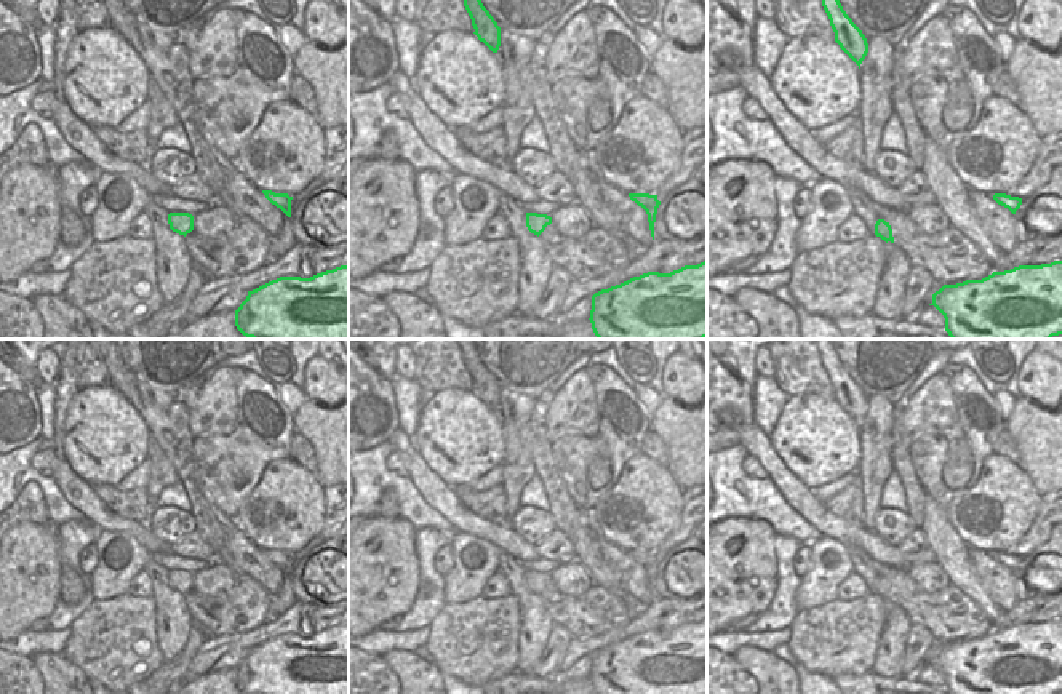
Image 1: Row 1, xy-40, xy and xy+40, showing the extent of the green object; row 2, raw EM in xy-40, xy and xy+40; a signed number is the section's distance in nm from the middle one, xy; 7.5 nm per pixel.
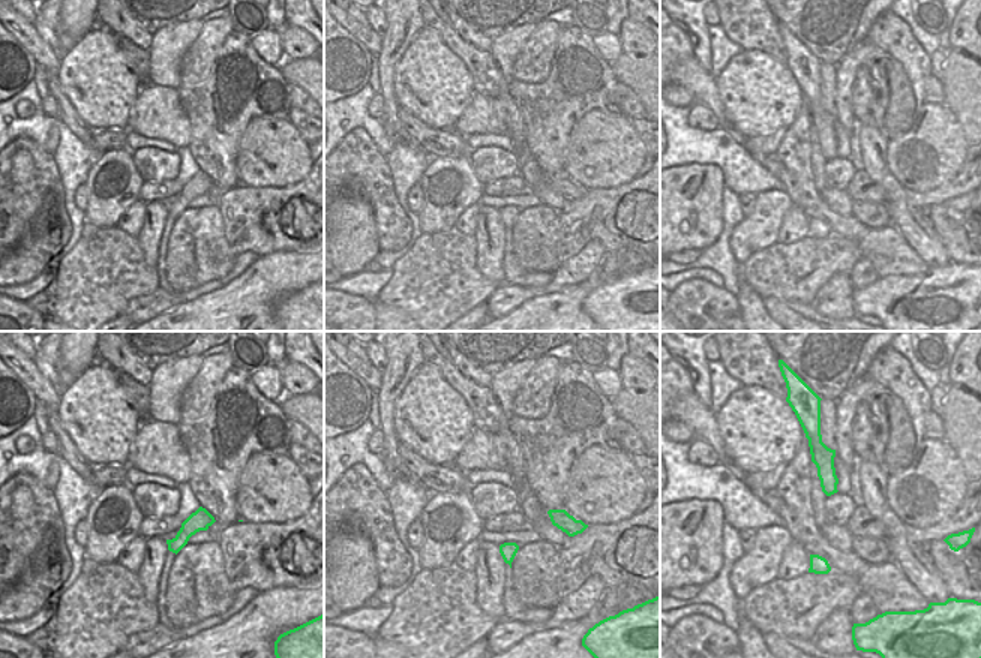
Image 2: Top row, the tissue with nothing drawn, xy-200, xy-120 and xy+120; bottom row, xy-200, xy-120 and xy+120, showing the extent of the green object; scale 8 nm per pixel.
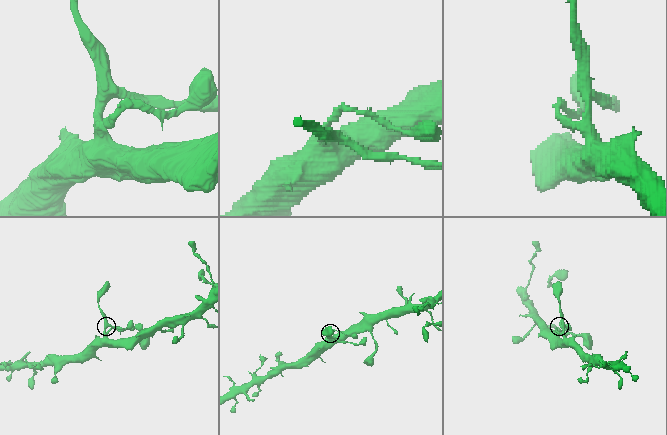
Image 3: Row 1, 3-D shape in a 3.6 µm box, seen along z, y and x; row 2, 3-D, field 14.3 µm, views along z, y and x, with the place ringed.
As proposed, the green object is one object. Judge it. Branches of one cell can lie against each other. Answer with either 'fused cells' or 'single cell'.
fused cells

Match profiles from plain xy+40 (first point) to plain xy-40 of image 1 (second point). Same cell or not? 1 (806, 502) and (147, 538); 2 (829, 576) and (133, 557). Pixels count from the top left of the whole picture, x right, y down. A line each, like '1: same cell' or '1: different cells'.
1: same cell
2: same cell

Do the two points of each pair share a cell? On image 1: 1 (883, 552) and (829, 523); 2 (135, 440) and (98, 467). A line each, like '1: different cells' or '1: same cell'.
1: same cell
2: same cell

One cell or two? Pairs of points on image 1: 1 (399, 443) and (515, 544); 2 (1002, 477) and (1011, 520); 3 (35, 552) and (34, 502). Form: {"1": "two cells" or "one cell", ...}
{"1": "one cell", "2": "one cell", "3": "two cells"}

